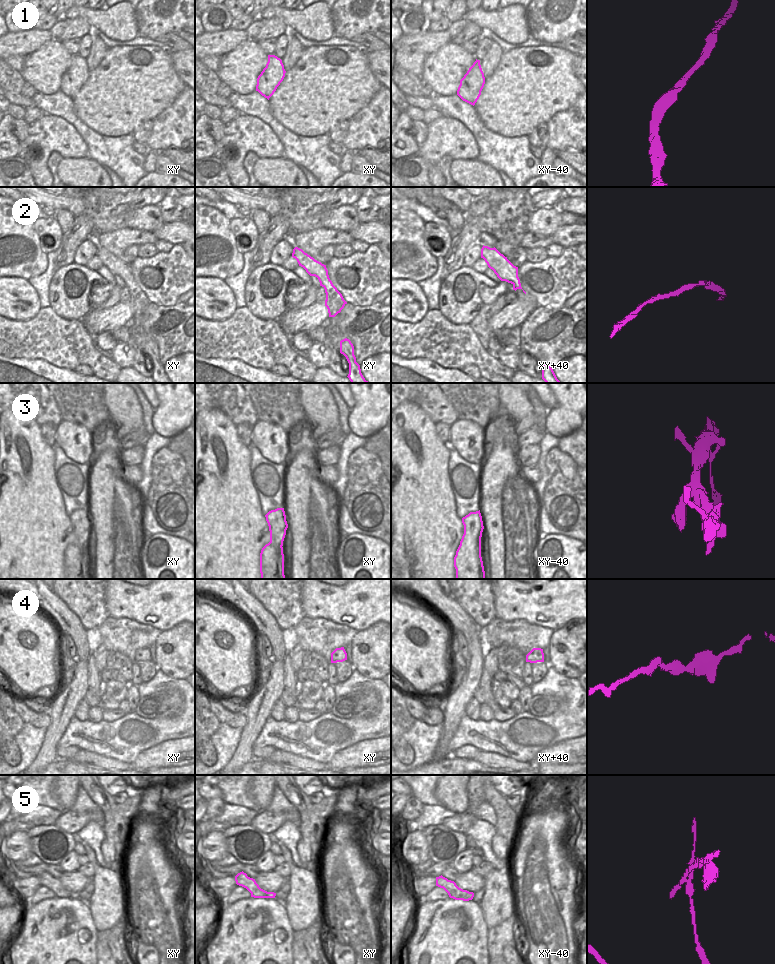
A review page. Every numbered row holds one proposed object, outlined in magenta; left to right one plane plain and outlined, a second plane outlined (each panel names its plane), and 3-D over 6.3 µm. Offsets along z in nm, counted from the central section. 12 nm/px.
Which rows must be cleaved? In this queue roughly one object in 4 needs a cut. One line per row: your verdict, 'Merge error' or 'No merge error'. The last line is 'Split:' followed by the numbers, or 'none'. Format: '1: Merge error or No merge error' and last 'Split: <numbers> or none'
1: No merge error
2: No merge error
3: No merge error
4: No merge error
5: Merge error
Split: 5

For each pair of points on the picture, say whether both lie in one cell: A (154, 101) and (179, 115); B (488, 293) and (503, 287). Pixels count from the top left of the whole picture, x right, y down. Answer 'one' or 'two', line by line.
A: two
B: one

